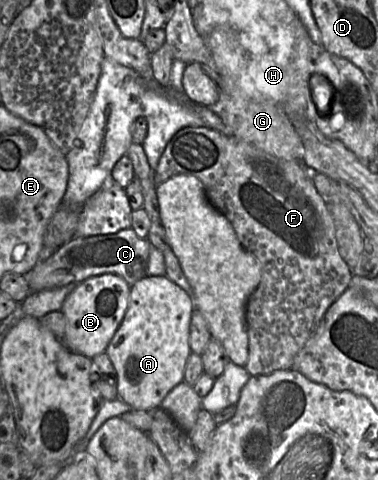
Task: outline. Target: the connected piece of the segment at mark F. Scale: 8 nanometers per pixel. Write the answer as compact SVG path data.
M187 127L178 131L167 144L159 165L154 170L154 183L156 186L159 186L177 175L193 176L202 182L209 202L229 220L242 246L254 255L261 264L262 276L260 284L249 298L246 308L250 349L249 361L246 367L247 372L251 376L267 376L277 371L291 370L298 352L317 331L329 308L350 287L353 278L350 267L340 254L334 220L326 202L315 187L312 171L306 167L302 160L282 160L276 158L233 135L226 135L209 128Z

